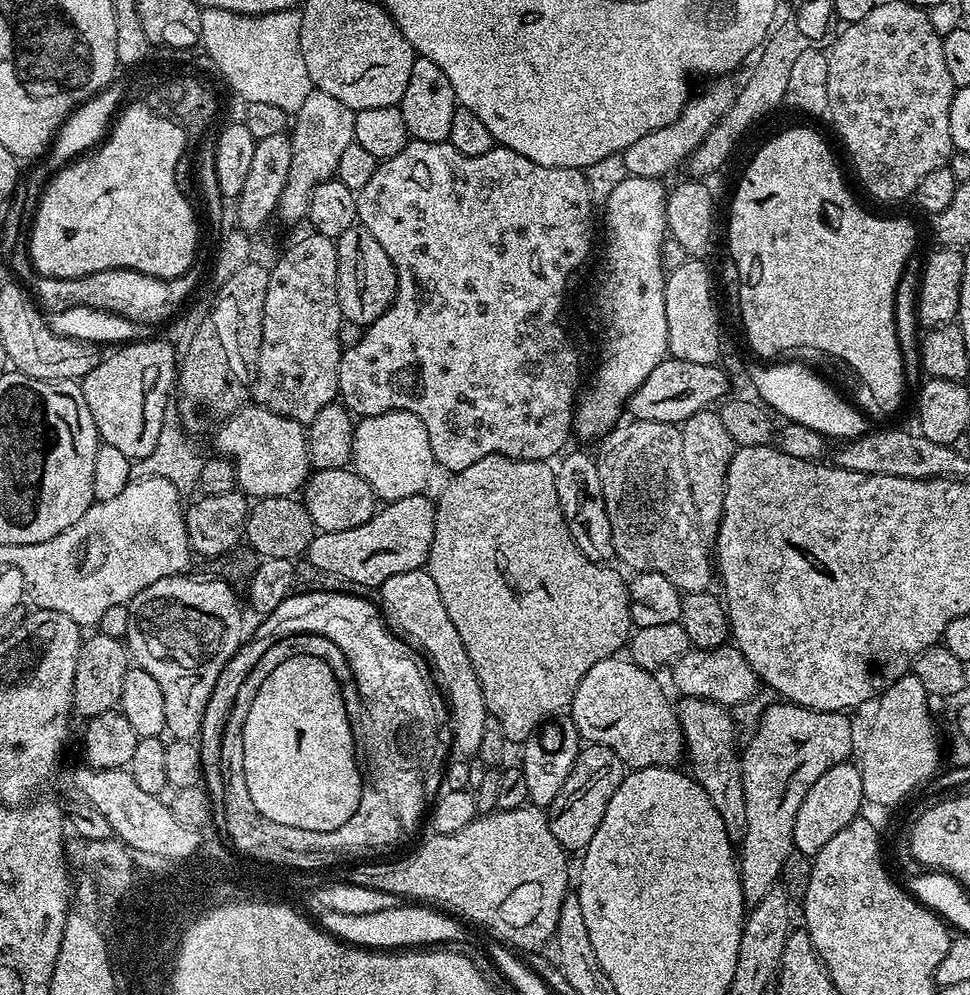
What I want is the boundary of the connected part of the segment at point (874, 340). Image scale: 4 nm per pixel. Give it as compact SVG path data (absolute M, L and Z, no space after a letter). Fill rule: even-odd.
M780 132L773 140L768 140L764 148L756 152L756 157L748 164L748 172L740 176L740 189L732 196L732 209L728 212L728 252L736 263L736 272L744 285L740 288L740 320L744 323L744 332L748 335L748 344L760 356L778 357L778 349L788 344L816 344L816 348L828 348L828 352L836 352L836 356L844 356L860 368L860 376L872 384L872 392L876 392L876 400L884 404L884 408L892 408L899 413L904 400L904 363L896 337L896 291L898 282L904 273L904 267L913 259L916 248L916 228L908 220L891 220L888 216L875 216L867 212L852 197L852 192L844 188L844 176L836 172L836 160L828 156L828 144L820 140L816 132Z

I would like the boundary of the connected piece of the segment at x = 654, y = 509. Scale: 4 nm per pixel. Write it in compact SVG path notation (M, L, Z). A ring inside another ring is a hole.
M633 419L632 424L621 423L612 429L607 436L599 441L600 452L595 453L596 465L598 466L598 478L602 482L602 498L606 506L606 514L610 518L610 534L614 542L614 556L621 560L626 567L632 568L633 573L657 572L662 578L670 578L674 586L685 592L703 592L709 589L711 580L714 580L714 564L710 559L710 548L704 539L698 534L696 515L694 514L694 502L690 498L690 482L686 479L686 466L682 462L682 434L680 428L666 422L654 422L653 420Z

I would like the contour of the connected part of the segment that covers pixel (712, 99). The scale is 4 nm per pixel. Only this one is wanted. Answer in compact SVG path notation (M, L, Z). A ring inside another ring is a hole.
M728 78L717 79L713 84L716 85L705 96L700 96L697 100L696 97L689 99L682 114L674 122L662 126L662 130L654 130L645 137L638 138L620 154L627 175L661 179L687 161L693 150L705 140L706 134L710 134L710 130L714 130L717 122L728 113L738 91L737 85L732 85Z

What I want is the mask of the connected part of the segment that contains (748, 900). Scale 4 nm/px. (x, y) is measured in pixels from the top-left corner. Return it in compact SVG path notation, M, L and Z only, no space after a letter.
M776 702L780 704L772 704L760 716L760 725L756 728L756 733L752 736L752 741L745 748L742 748L740 759L742 789L745 790L746 798L746 832L743 843L738 848L738 867L740 870L740 885L742 886L742 894L744 895L745 905L751 906L762 902L762 898L766 898L766 894L770 894L770 890L777 887L780 871L784 868L784 863L788 860L788 855L793 855L794 849L792 839L794 838L794 818L798 818L798 806L802 806L802 798L806 798L810 786L814 786L814 782L818 782L818 778L822 778L822 774L826 774L826 770L830 770L830 766L838 766L845 763L849 759L848 756L852 752L852 724L847 720L844 712L819 712L813 708L803 708L791 702Z

